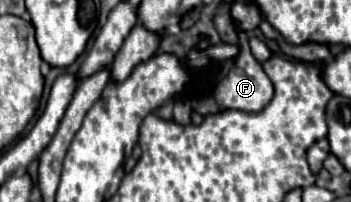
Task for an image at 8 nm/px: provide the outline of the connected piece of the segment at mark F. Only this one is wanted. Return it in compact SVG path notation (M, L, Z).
M234 21L238 30L238 44L241 46L240 55L234 61L232 69L228 71L228 75L218 83L218 87L214 89L214 99L218 103L220 109L240 109L240 111L262 111L274 95L274 87L270 77L264 73L262 65L252 57L249 47L249 35L243 31L238 21Z

